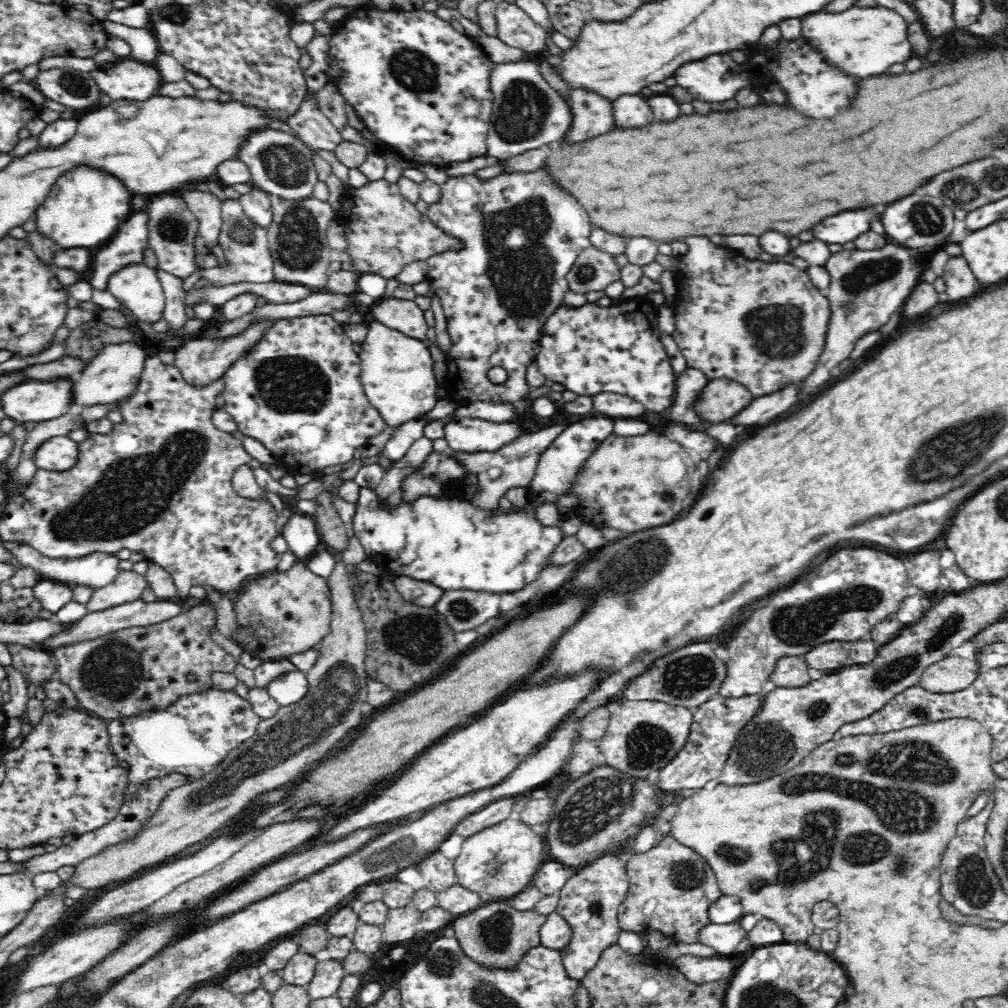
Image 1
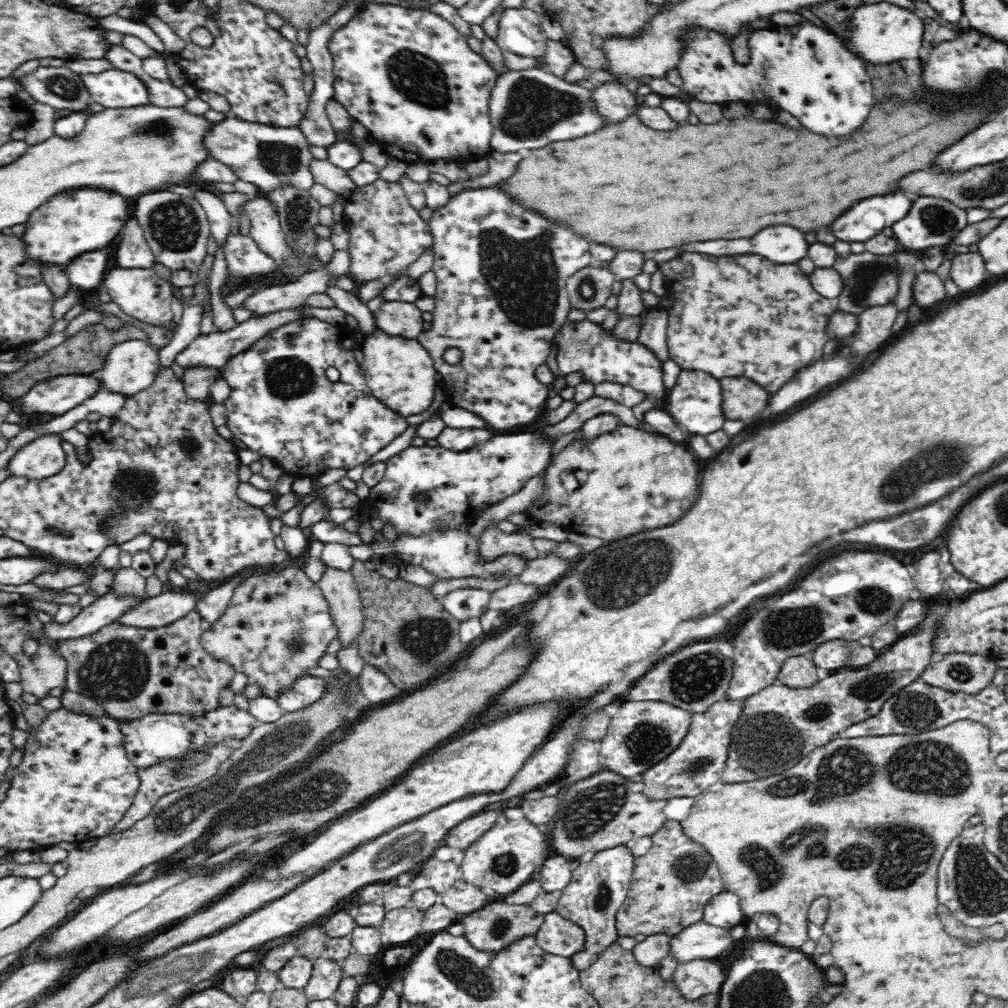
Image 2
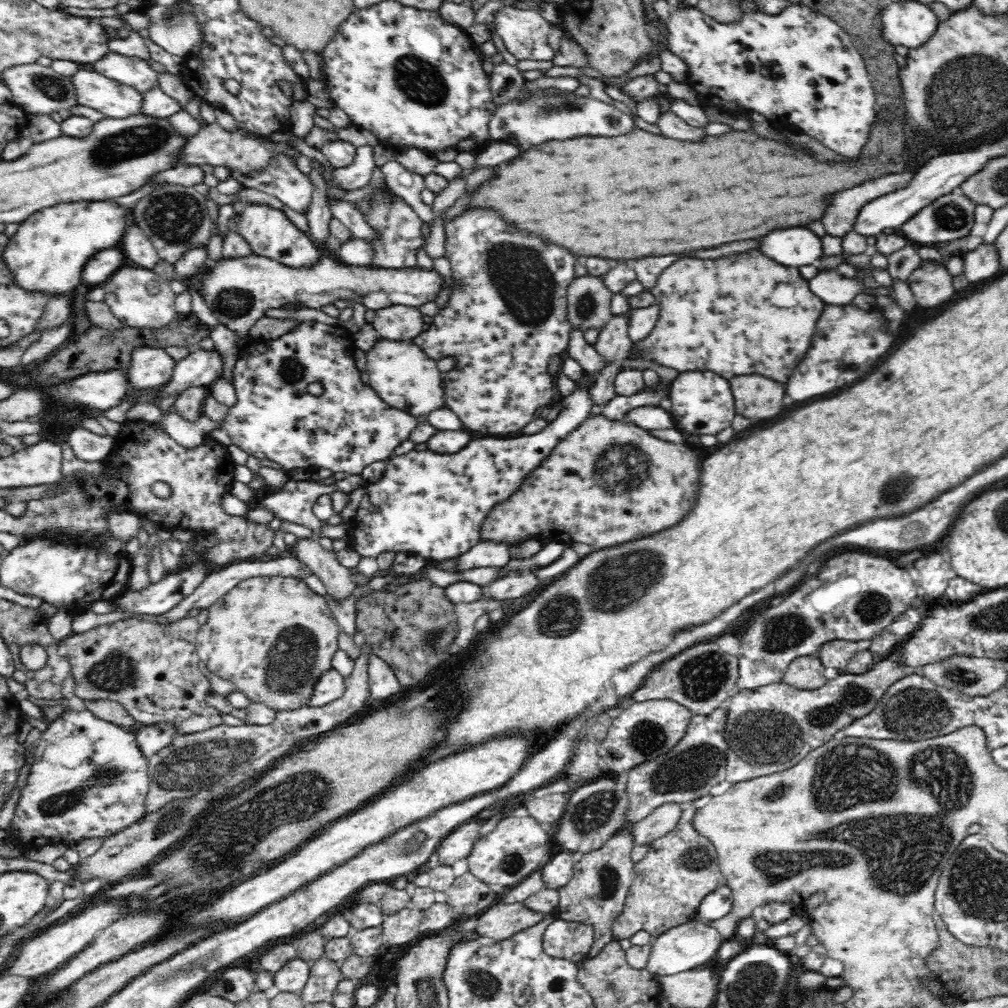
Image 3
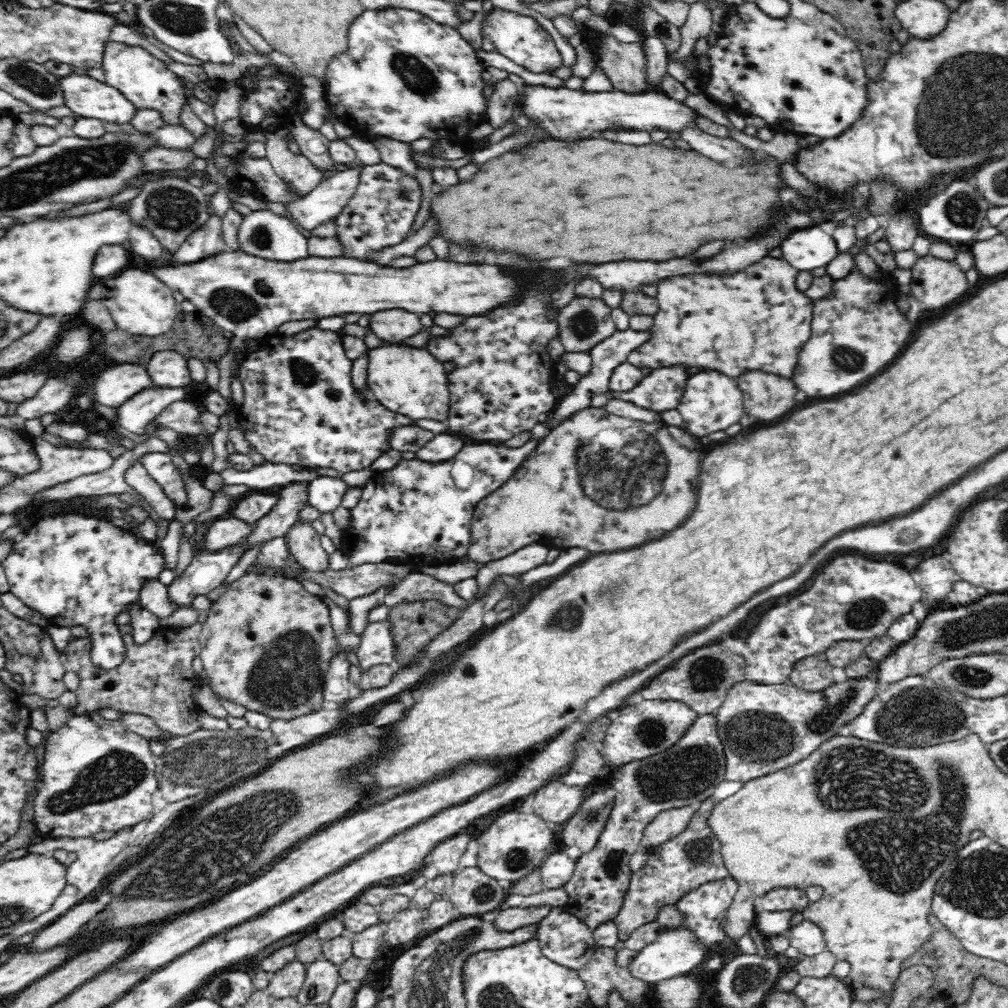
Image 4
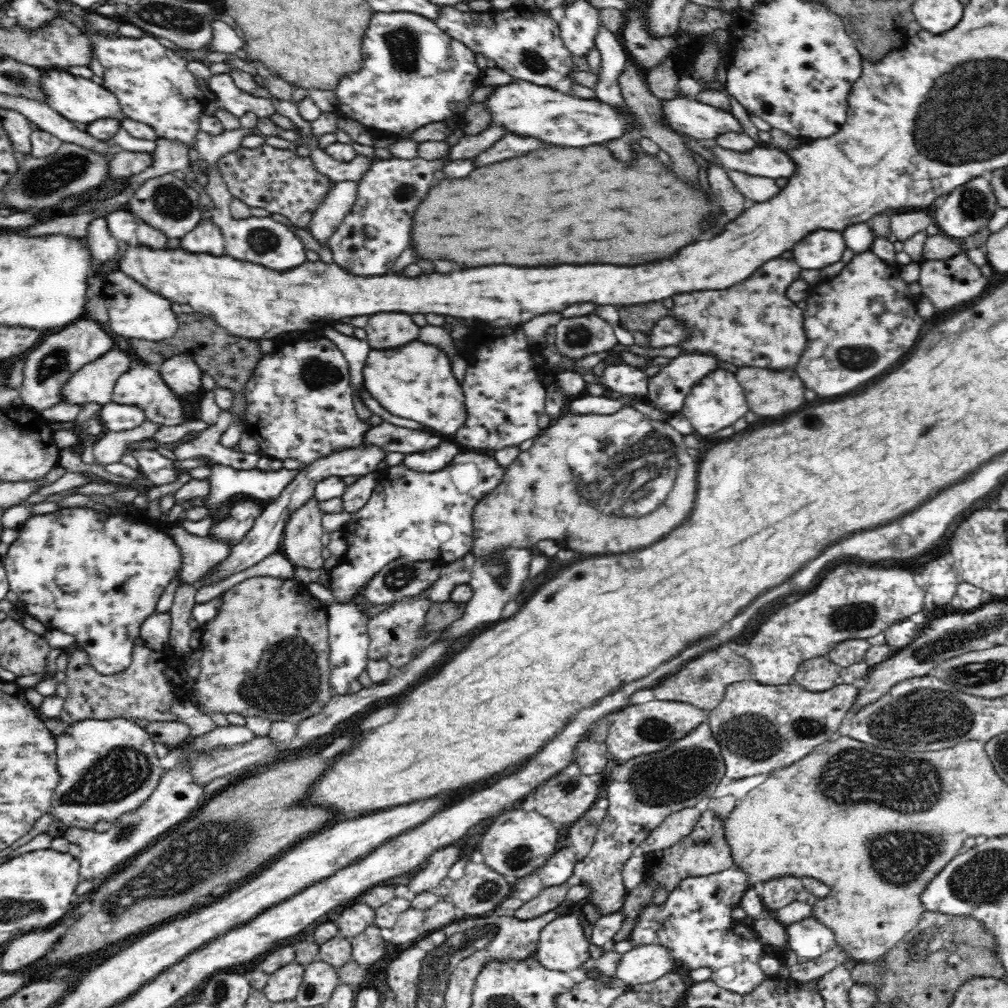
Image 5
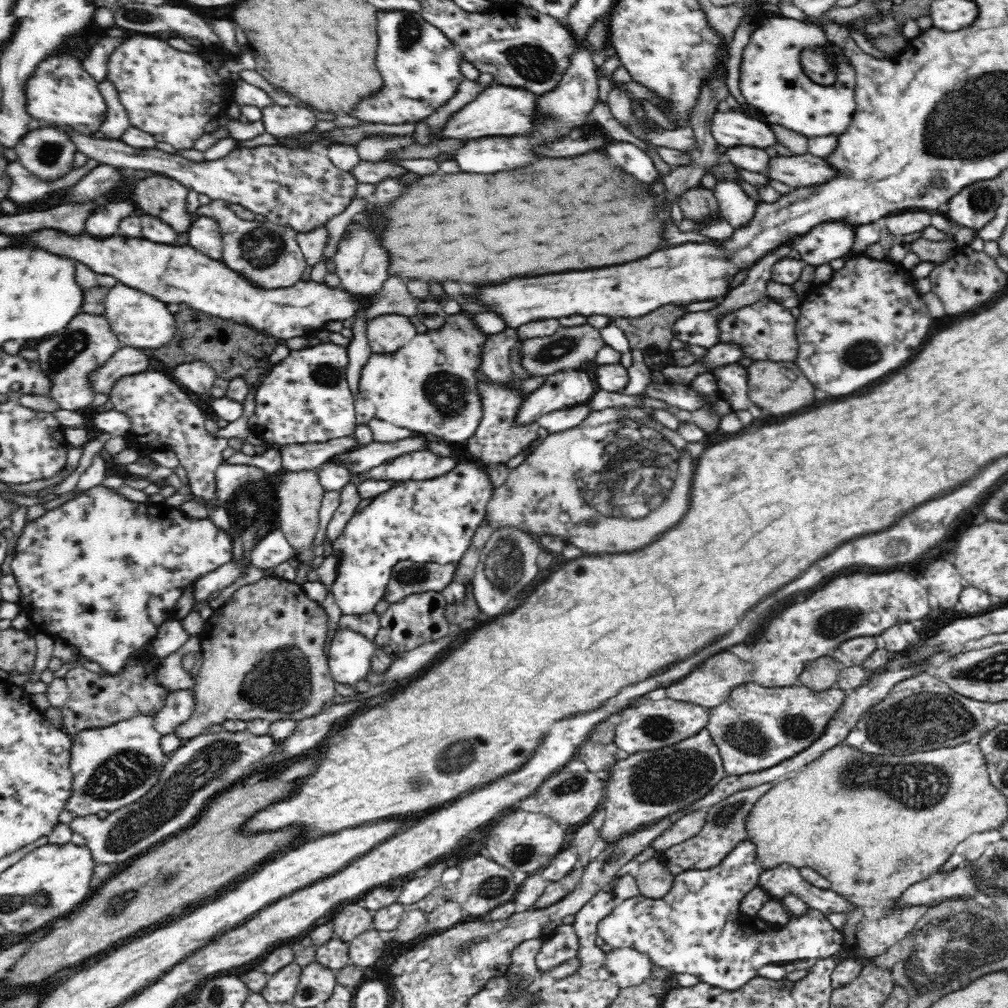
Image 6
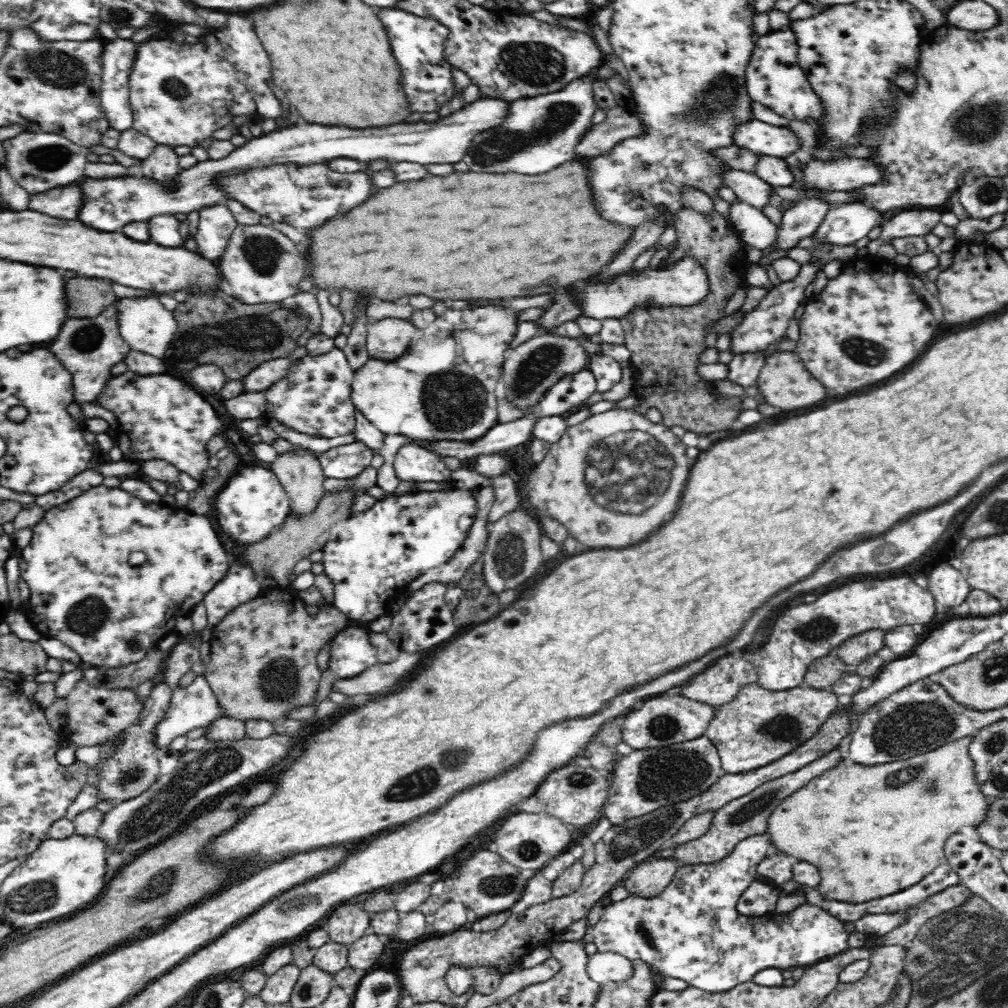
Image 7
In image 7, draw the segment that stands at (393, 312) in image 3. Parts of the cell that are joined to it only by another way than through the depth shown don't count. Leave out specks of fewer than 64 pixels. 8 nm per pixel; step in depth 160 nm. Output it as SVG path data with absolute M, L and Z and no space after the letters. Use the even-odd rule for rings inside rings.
M382 318L370 326L368 353L372 359L385 361L398 358L410 346L416 328L400 318Z

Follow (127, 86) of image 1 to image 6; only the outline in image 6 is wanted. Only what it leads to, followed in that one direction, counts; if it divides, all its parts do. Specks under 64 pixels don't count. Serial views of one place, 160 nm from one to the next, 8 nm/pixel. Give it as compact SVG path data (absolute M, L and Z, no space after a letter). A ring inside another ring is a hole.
M49 54L38 64L32 78L26 82L26 111L37 120L43 120L45 124L70 125L92 136L99 130L99 126L107 113L106 101L98 89L99 82L90 76L82 67L80 55Z

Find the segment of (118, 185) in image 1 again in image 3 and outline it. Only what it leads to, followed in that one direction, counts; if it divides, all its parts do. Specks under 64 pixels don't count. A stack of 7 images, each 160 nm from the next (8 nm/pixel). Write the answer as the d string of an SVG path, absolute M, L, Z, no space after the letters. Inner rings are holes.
M111 199L61 202L47 206L20 223L6 248L6 263L13 269L17 284L48 294L72 294L82 283L82 268L100 251L117 248L126 230L126 208Z

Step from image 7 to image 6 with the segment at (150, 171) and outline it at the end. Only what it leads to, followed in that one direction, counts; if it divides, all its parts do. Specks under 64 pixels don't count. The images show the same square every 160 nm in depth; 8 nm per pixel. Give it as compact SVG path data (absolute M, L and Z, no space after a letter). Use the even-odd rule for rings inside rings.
M147 173L136 184L132 202L144 212L164 224L168 224L176 235L188 232L194 220L190 204L186 204L189 188L172 177L161 173Z

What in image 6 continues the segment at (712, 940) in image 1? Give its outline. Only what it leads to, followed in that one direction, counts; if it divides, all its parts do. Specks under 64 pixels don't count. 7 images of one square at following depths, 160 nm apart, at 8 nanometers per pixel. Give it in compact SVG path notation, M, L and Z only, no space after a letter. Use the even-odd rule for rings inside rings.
M616 948L608 953L604 964L604 975L620 988L642 984L650 978L655 964L650 955L632 948Z

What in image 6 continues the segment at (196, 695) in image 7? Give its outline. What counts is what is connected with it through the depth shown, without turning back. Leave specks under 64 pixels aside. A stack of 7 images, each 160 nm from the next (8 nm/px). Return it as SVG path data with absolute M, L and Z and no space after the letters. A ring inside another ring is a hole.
M192 689L169 691L166 696L164 706L156 713L152 719L152 725L161 736L172 734L174 728L184 724L194 708Z

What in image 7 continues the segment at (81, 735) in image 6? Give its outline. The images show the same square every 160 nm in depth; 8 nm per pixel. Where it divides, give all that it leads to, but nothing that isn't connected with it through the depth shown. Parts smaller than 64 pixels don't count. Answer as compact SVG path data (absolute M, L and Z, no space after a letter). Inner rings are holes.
M155 681L150 696L146 696L146 702L143 702L138 720L134 721L134 724L130 724L126 730L122 730L122 734L118 734L114 740L109 741L111 742L111 748L114 748L114 752L110 756L99 760L93 766L96 776L95 798L97 802L130 800L141 796L155 784L156 778L159 778L158 774L161 774L158 757L165 753L158 747L155 731L157 725L165 716L172 691L163 682Z

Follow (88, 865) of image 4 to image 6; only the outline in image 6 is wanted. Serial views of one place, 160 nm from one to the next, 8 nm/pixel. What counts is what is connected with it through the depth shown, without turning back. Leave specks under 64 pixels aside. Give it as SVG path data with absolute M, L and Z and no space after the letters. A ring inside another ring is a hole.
M247 729L242 732L222 730L187 739L181 748L170 754L159 782L140 800L109 813L104 819L97 815L75 817L67 825L73 834L84 838L95 866L122 864L190 826L212 796L216 796L228 784L232 786L248 774L264 768L265 765L260 766L262 760L276 750L277 744L272 736L255 736ZM256 765L260 767L256 768Z

